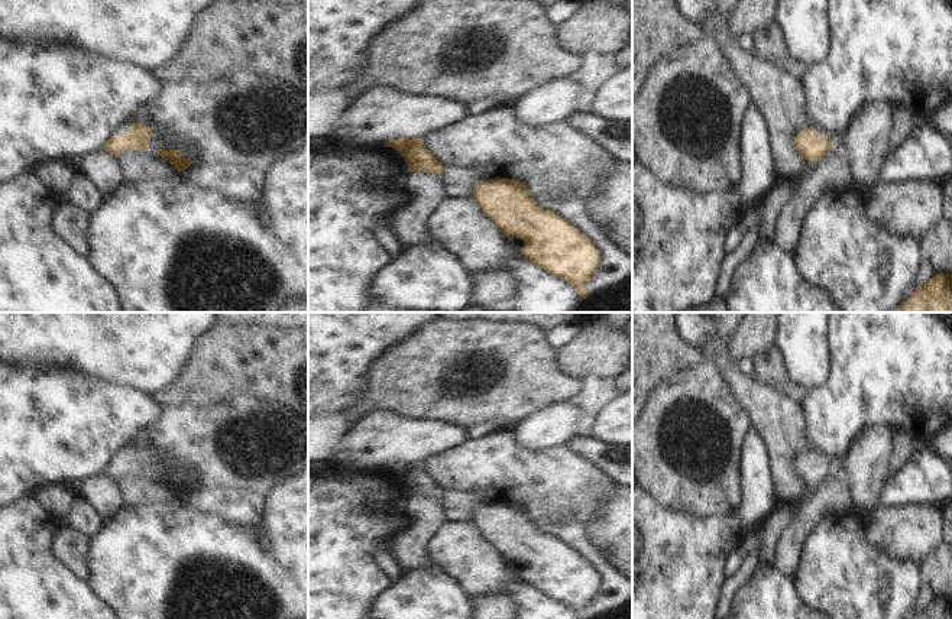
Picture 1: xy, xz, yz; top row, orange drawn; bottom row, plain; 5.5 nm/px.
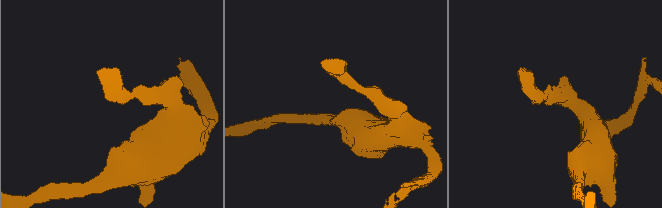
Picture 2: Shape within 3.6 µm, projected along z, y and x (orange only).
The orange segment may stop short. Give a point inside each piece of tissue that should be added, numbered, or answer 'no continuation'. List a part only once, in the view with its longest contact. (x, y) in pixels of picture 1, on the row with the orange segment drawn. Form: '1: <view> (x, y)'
no continuation

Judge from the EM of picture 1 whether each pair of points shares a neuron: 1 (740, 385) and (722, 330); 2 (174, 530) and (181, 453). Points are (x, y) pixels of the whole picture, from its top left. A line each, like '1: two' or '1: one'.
1: one
2: two

